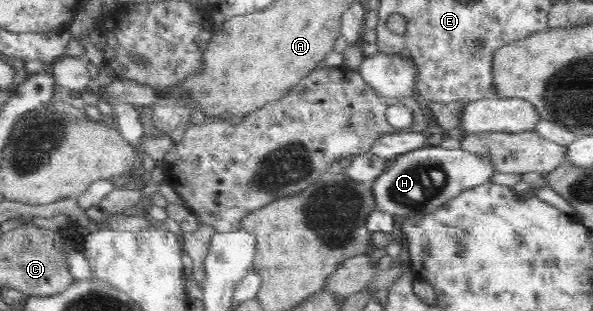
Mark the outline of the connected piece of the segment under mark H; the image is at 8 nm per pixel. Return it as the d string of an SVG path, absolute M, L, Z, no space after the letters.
M437 145L424 146L388 160L387 171L371 183L371 189L378 209L408 219L415 215L434 213L460 193L487 183L494 173L493 162L476 153L462 149L442 149Z

